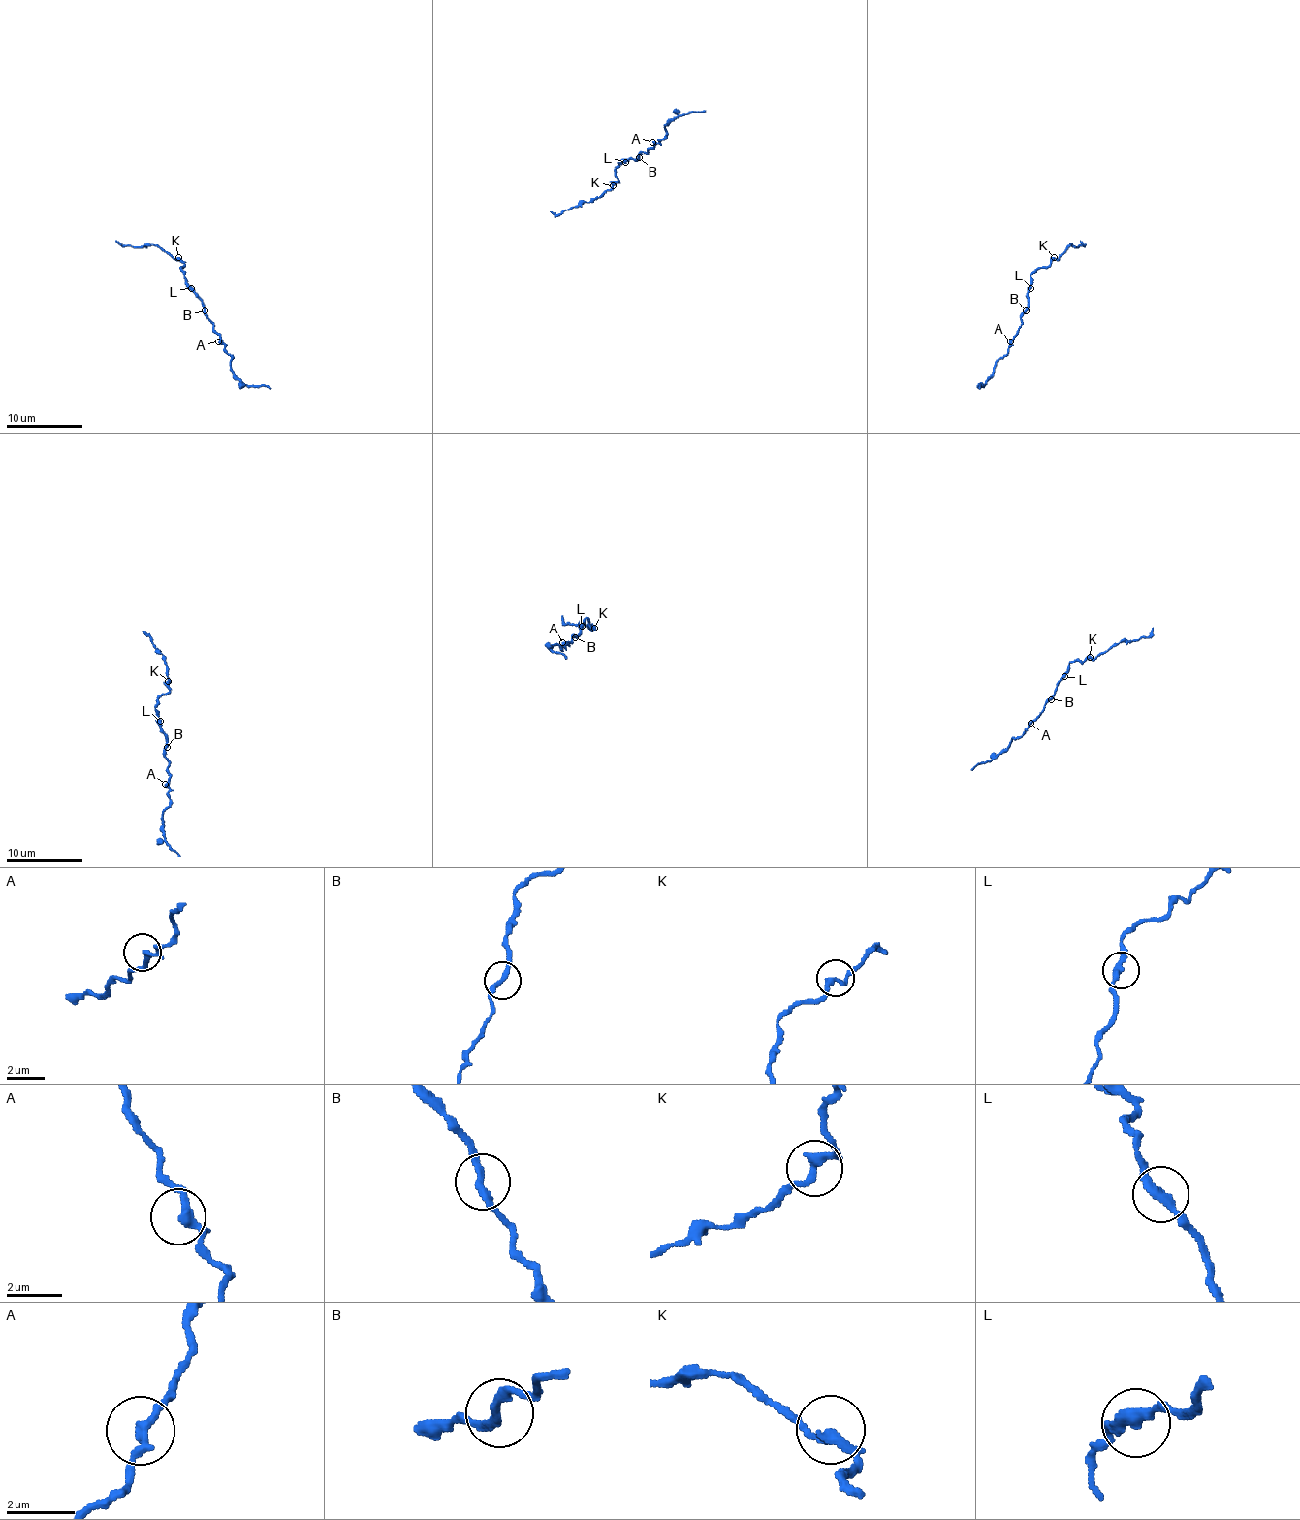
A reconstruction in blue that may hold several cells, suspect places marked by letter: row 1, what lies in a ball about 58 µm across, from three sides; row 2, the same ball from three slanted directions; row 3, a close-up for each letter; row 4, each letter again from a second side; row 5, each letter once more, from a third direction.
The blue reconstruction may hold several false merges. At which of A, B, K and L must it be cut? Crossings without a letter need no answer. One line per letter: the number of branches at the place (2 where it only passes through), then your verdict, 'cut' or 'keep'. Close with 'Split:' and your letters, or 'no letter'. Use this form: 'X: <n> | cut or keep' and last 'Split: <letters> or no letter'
A: 3 | keep
B: 2 | keep
K: 2 | cut
L: 2 | keep
Split: K

